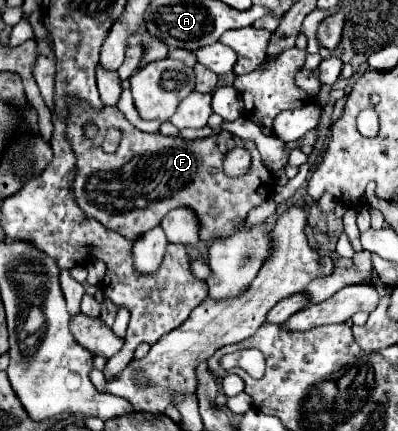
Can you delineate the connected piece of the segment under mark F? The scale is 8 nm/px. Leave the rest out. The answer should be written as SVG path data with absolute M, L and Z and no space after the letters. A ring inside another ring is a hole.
M105 106L103 116L75 108L75 112L71 112L71 140L75 140L77 156L77 174L73 182L77 204L87 216L125 238L141 236L155 228L169 210L187 206L197 214L199 238L207 242L231 232L231 228L235 228L239 220L245 220L247 212L267 200L273 190L273 174L263 166L253 140L243 140L253 156L253 168L241 178L225 178L223 174L223 158L231 148L231 138L221 138L219 134L211 138L183 140L179 136L167 138L161 132L147 134L129 124L117 108ZM87 122L99 126L99 132L91 138L83 132ZM107 128L119 128L123 132L121 146L113 154L107 154L101 148Z

